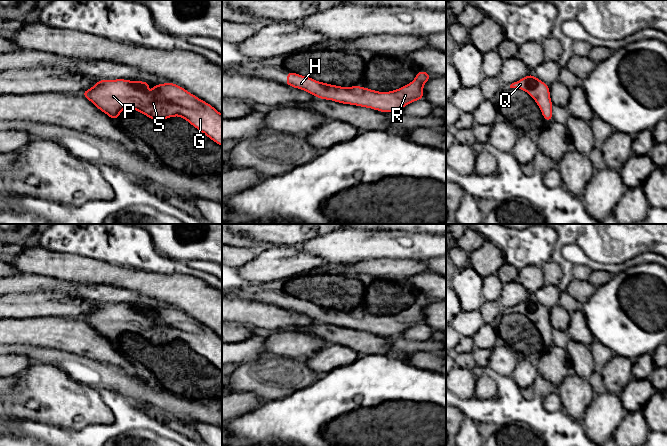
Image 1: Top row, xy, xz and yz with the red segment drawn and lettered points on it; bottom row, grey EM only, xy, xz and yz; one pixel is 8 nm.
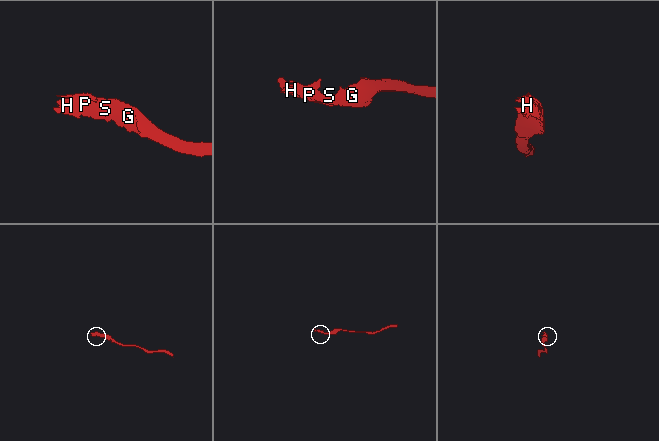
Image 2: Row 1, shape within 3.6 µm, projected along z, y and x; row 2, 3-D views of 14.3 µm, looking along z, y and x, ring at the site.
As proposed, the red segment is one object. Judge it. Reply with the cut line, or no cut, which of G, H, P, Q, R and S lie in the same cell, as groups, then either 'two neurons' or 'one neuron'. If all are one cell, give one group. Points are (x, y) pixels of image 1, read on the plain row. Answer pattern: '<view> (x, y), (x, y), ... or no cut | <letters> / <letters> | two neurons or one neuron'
no cut | G H P Q R S | one neuron

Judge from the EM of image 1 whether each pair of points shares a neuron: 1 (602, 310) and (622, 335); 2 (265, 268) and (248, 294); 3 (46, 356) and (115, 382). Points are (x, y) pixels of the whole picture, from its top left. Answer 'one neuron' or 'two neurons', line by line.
1: one neuron
2: two neurons
3: one neuron

